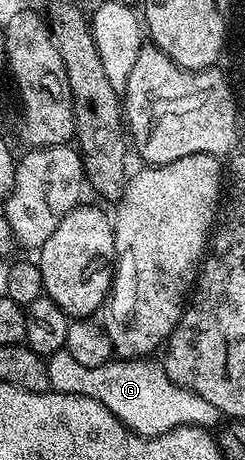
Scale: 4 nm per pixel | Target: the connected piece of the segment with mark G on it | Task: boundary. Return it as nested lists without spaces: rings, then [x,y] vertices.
[[[63,351],[49,354],[46,366],[53,392],[75,393],[98,400],[137,435],[156,437],[182,425],[214,429],[222,421],[218,408],[191,389],[172,383],[165,369],[154,359],[111,359],[100,367],[84,367]]]

